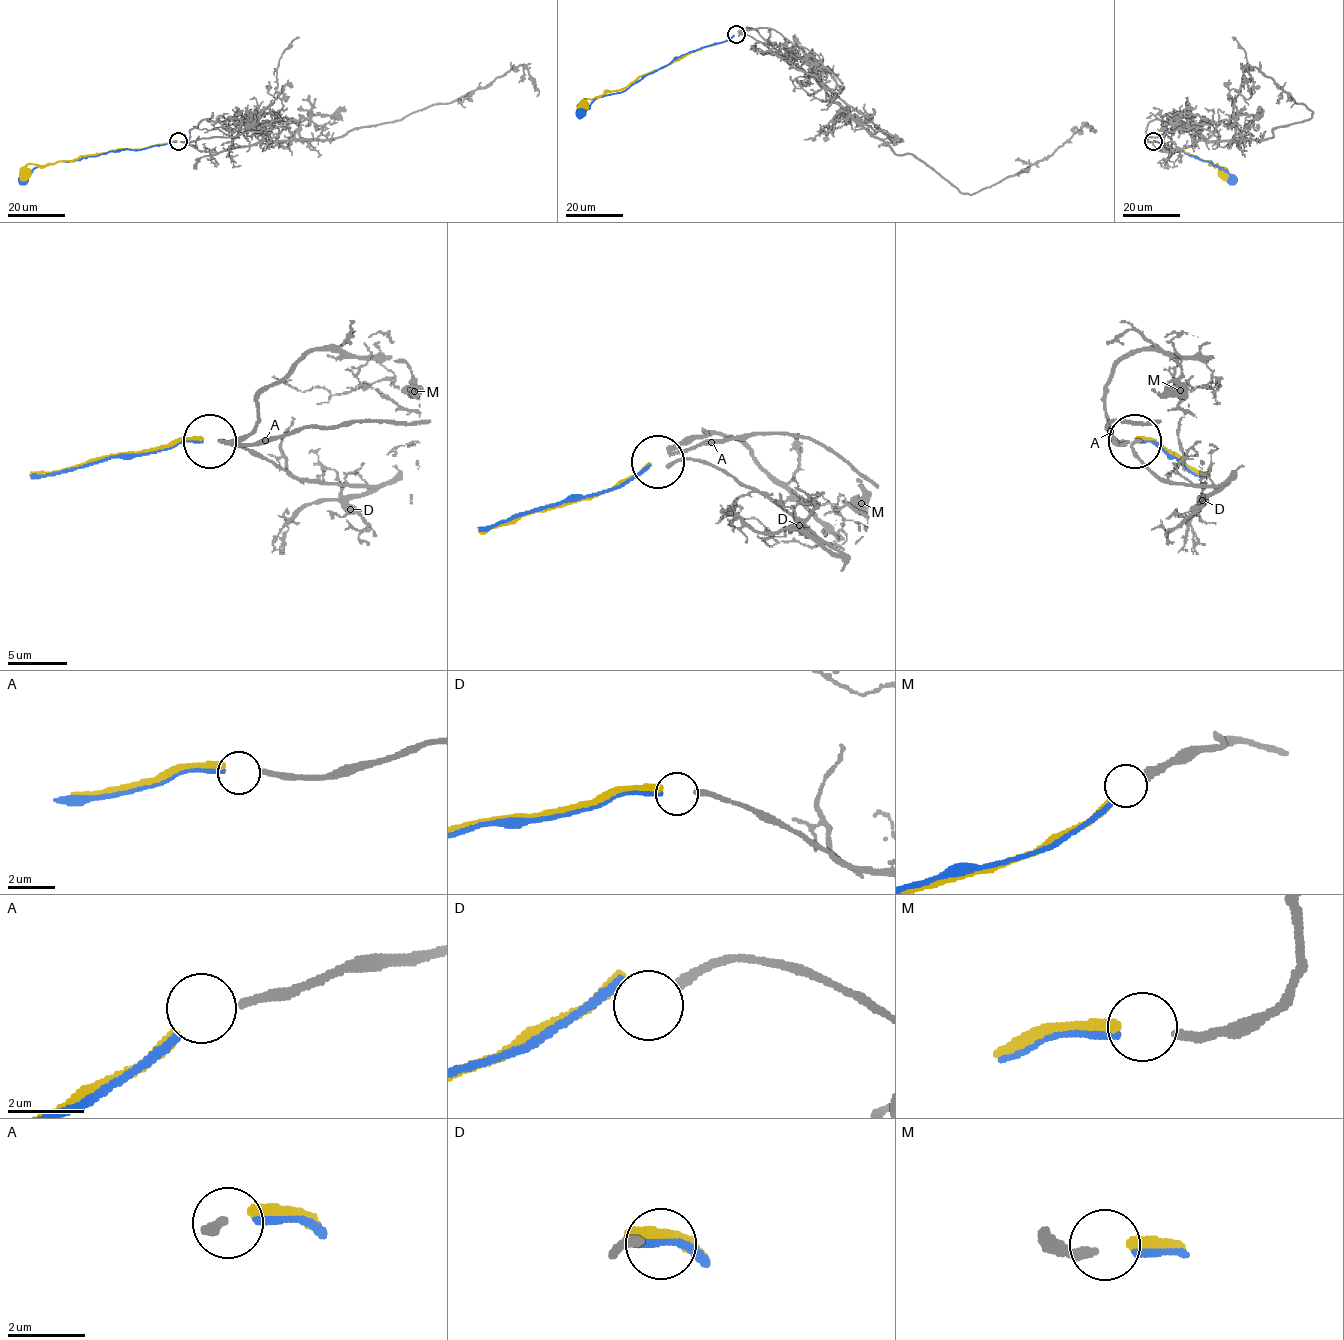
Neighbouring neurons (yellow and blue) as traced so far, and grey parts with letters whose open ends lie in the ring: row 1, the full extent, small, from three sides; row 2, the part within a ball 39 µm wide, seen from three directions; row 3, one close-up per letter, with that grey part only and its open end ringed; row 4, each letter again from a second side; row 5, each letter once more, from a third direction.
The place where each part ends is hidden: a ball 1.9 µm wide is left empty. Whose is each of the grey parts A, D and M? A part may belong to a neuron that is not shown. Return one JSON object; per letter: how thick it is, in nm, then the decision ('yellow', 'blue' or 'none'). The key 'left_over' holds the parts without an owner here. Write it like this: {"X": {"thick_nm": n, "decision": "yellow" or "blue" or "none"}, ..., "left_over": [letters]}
{"A": {"thick_nm": 240, "decision": "blue"}, "D": {"thick_nm": 240, "decision": "none"}, "M": {"thick_nm": 320, "decision": "yellow"}, "left_over": ["D"]}

